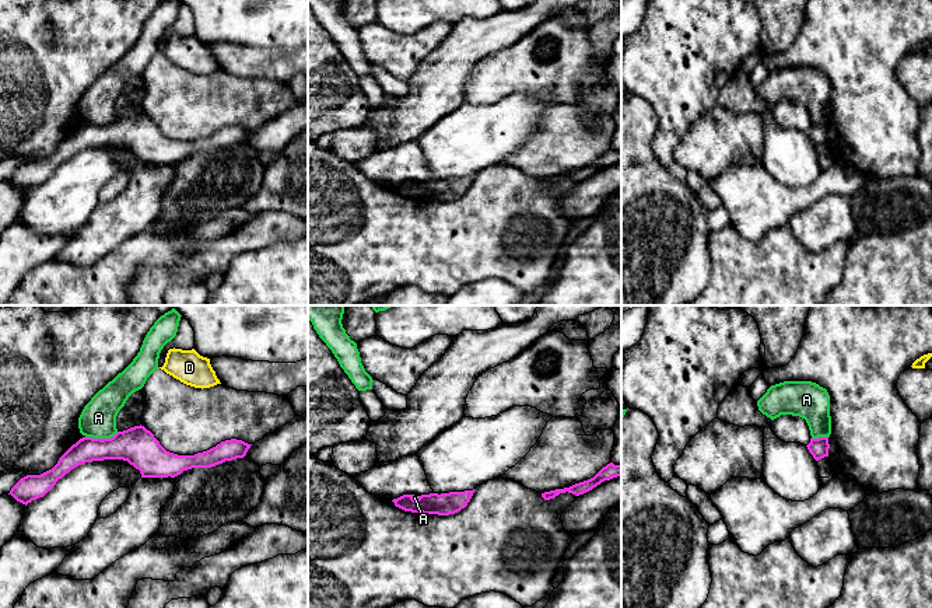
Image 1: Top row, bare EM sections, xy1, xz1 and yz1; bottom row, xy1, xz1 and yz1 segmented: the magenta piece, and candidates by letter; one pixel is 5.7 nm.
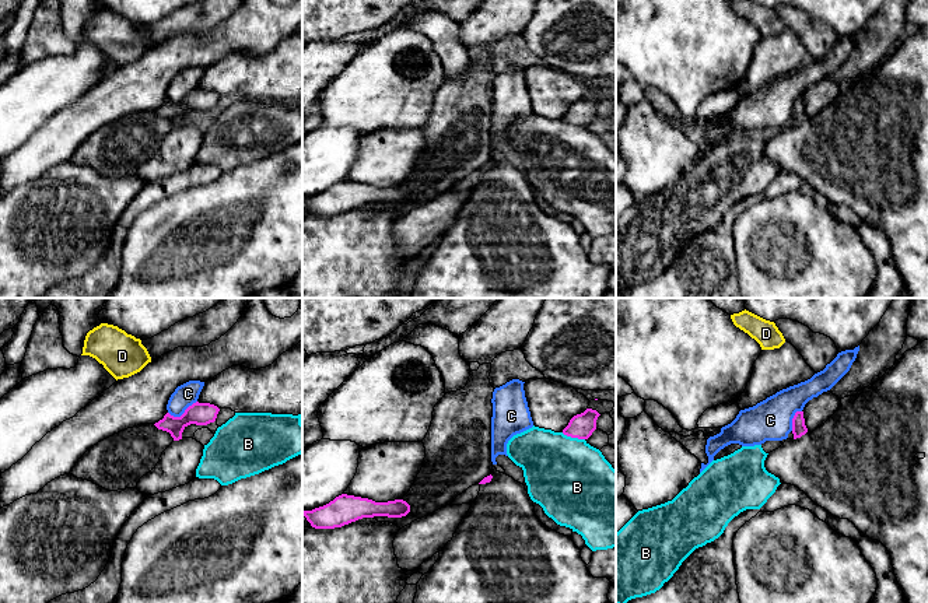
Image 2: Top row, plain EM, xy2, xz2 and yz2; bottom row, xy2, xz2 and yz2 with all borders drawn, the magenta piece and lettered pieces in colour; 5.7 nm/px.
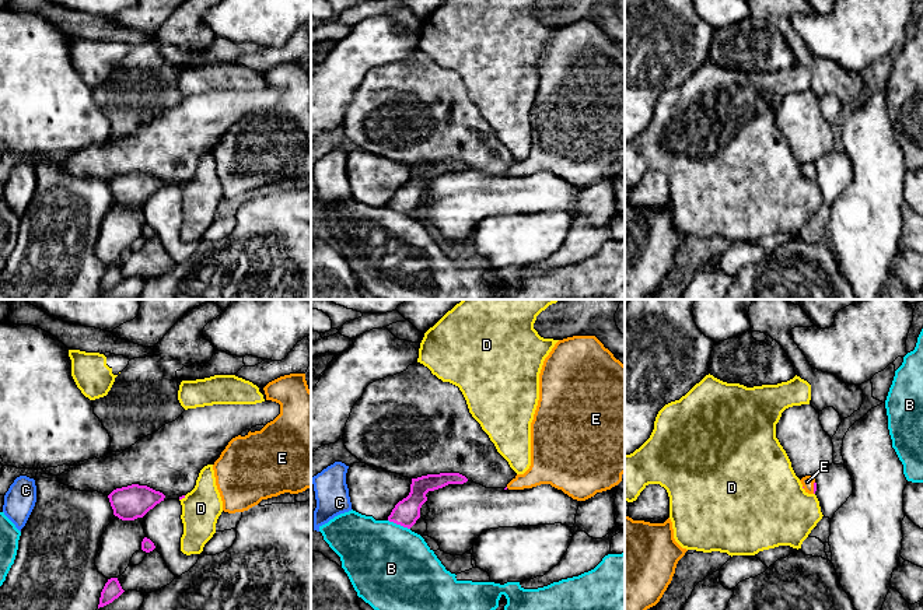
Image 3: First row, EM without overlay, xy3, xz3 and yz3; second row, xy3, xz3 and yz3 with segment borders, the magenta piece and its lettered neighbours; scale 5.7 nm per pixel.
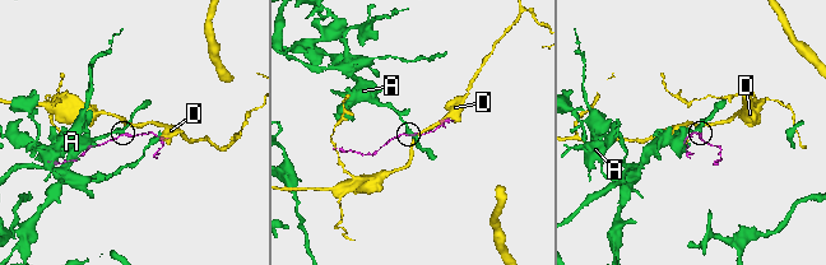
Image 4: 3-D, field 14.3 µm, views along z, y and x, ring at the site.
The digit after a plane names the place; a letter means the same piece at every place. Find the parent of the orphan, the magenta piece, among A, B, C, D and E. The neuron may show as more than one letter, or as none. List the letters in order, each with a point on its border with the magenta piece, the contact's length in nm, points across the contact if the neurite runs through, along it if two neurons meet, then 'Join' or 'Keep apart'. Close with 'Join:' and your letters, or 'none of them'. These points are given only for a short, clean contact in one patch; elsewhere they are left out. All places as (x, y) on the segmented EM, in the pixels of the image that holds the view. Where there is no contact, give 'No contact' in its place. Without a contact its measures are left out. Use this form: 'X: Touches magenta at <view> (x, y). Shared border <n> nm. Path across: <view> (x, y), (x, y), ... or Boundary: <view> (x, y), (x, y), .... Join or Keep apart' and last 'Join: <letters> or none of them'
A: Touches magenta at xy1 (100, 439). Shared border 190 nm. Boundary: xy1 (118, 432), (109, 437), (86, 437). Keep apart
B: Touches magenta at xz2 (573, 437). Shared border 140 nm. Boundary: xz2 (561, 433), (584, 440). Keep apart
C: Touches magenta at xy2 (184, 413). Shared border 180 nm. Boundary: xy2 (196, 400), (179, 416), (168, 413). Keep apart
D: Touches magenta at xy3 (182, 497). Shared border 50 nm. Boundary: xy3 (185, 495), (179, 500). Keep apart
E: Touches magenta at yz3 (814, 487). Shared border 70 nm. Path across: yz3 (814, 483), (814, 487), (807, 481). Join
Join: E

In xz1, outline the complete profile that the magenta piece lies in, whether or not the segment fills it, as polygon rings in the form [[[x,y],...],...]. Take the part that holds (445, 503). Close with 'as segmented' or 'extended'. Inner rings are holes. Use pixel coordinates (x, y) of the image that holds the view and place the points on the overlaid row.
[[[473,490],[465,492],[449,492],[449,493],[430,493],[421,495],[416,500],[413,495],[403,495],[397,499],[393,499],[396,507],[411,511],[411,513],[423,513],[423,514],[438,514],[438,516],[449,516],[460,511],[467,506]]]; as segmented

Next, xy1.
[[[140,424],[118,431],[111,438],[80,438],[52,469],[21,478],[8,495],[27,506],[32,500],[43,497],[59,479],[76,467],[104,460],[127,461],[140,471],[141,478],[175,478],[192,468],[211,468],[225,461],[243,458],[250,445],[231,438],[195,455],[178,455],[167,451],[153,433]]]; as segmented

